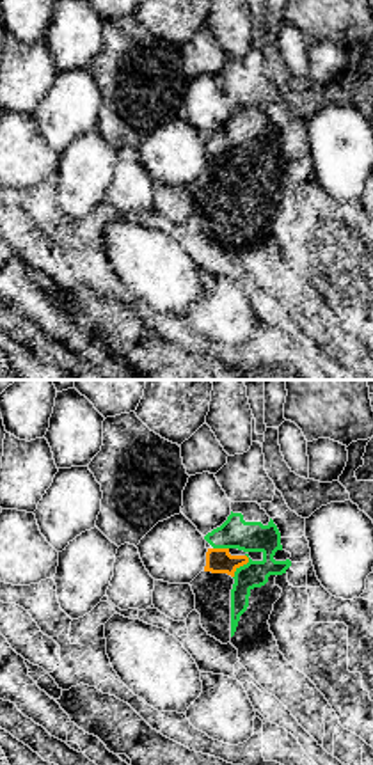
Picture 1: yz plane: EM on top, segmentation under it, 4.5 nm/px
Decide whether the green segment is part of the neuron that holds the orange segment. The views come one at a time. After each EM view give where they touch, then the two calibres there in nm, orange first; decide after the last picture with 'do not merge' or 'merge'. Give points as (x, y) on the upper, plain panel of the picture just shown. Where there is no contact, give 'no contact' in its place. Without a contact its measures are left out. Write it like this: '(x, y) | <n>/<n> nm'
(242, 167) | 110/140 nm

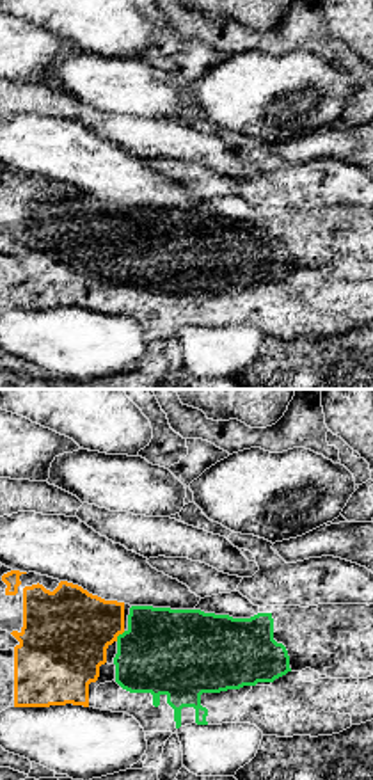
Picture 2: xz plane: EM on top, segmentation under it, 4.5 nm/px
(119, 235) | 400/380 nm

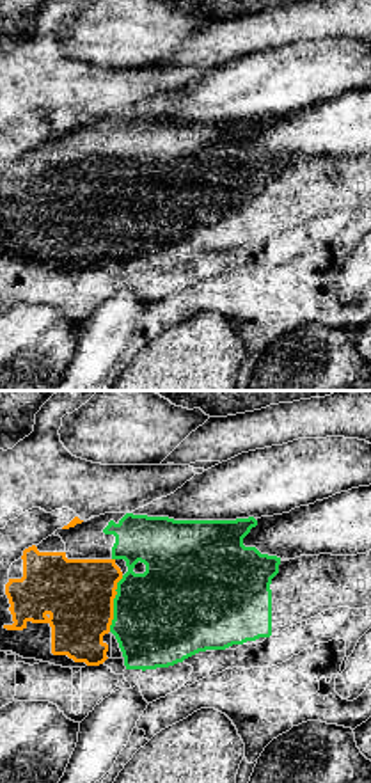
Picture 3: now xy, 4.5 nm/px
(112, 206) | 320/440 nm

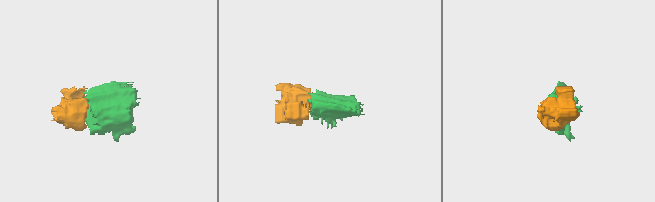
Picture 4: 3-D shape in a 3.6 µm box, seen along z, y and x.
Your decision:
merge

